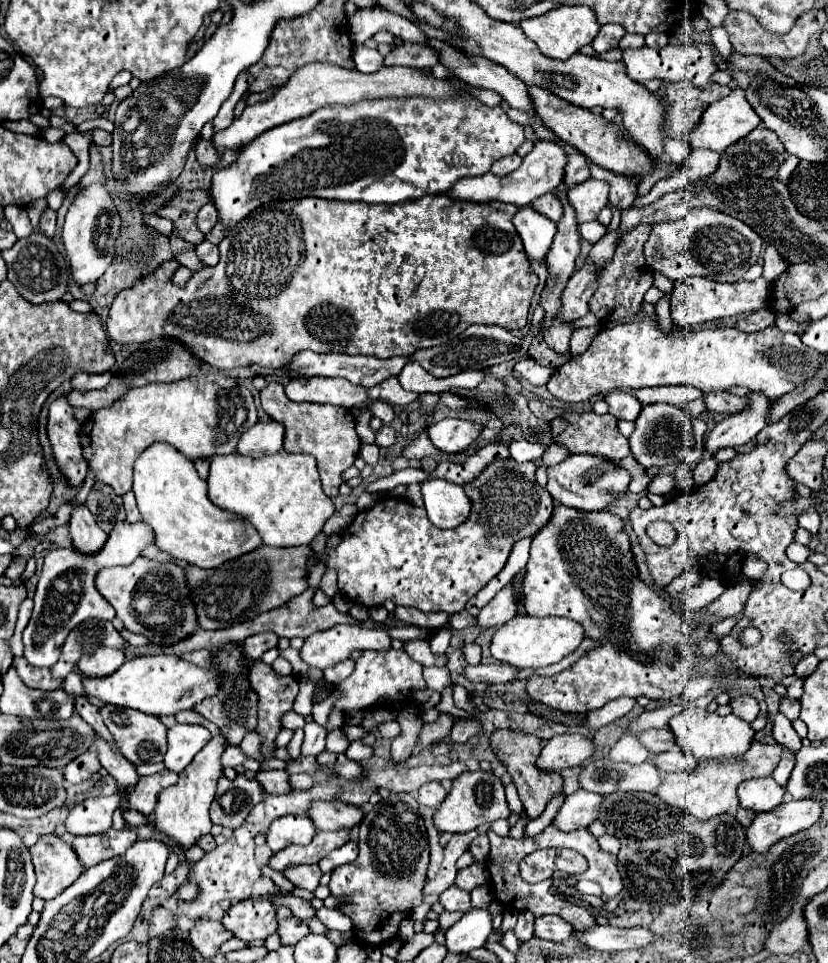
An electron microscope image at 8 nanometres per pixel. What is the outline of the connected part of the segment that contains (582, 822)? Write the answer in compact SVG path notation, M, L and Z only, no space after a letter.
M579 789L577 793L573 793L565 799L563 807L553 817L553 825L557 825L557 829L561 829L565 833L587 827L597 819L601 801L603 801L603 795Z

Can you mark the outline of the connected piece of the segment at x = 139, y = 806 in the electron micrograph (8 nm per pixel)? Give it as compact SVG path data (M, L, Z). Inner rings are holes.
M167 769L155 773L155 775L149 775L149 777L141 777L139 783L135 785L135 789L129 793L129 805L133 809L141 811L143 815L151 815L155 809L159 791L173 783L177 783L177 775Z

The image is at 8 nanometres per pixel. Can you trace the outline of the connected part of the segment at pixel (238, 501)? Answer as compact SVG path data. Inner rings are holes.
M285 451L259 459L237 453L217 455L211 459L207 487L213 505L243 515L259 531L263 543L271 547L309 545L335 513L333 501L321 489L317 461L311 455Z

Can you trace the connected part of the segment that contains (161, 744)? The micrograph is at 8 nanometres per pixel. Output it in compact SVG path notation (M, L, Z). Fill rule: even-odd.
M105 705L103 709L99 709L99 713L125 759L129 759L133 765L163 761L163 755L167 751L167 727L159 721L159 717L151 717L135 709L117 709L113 705Z

